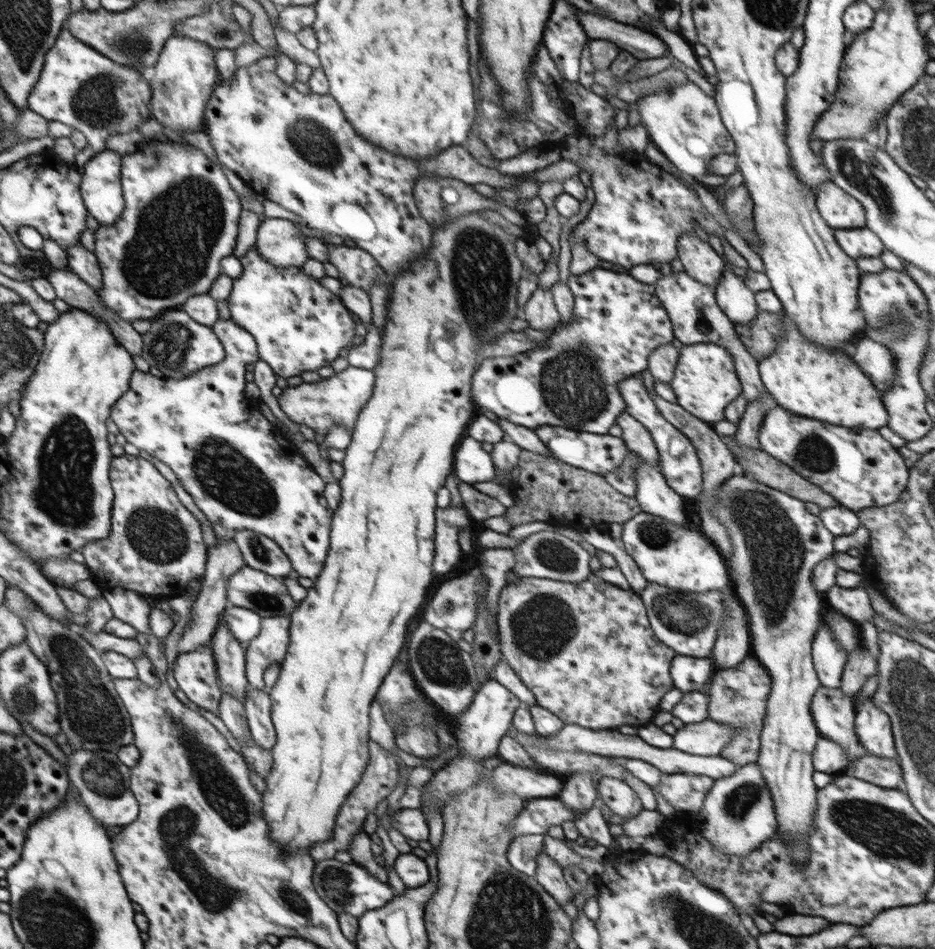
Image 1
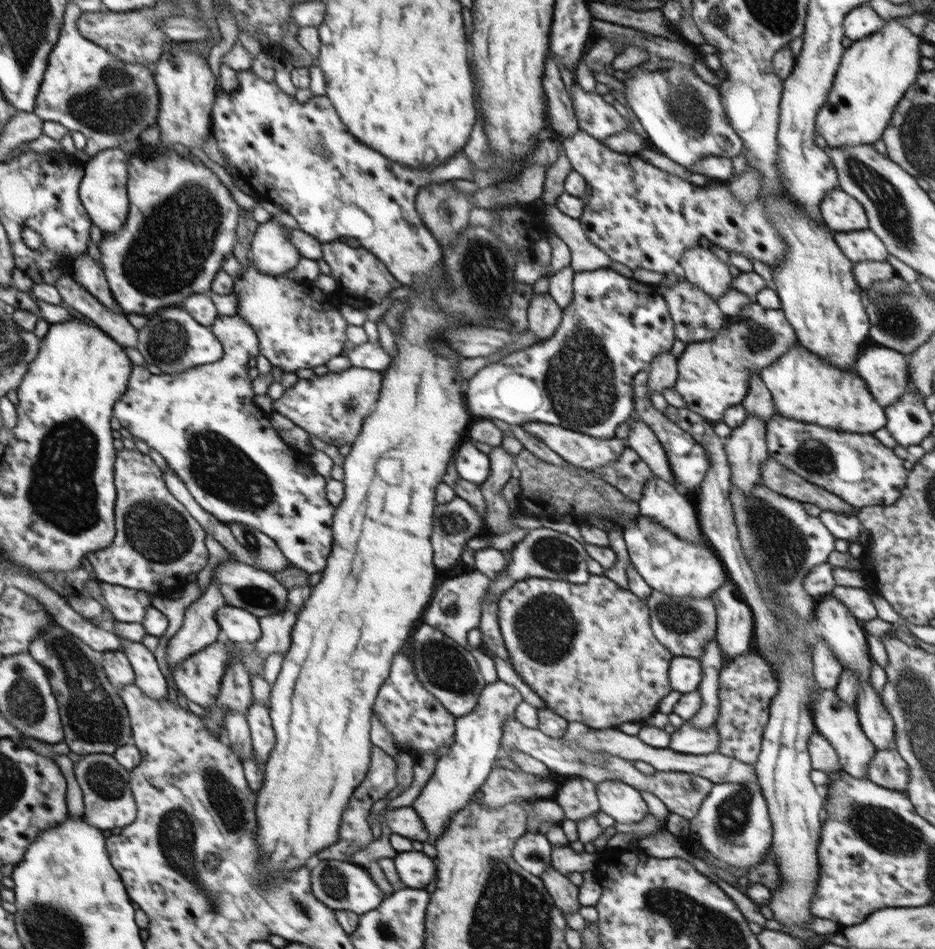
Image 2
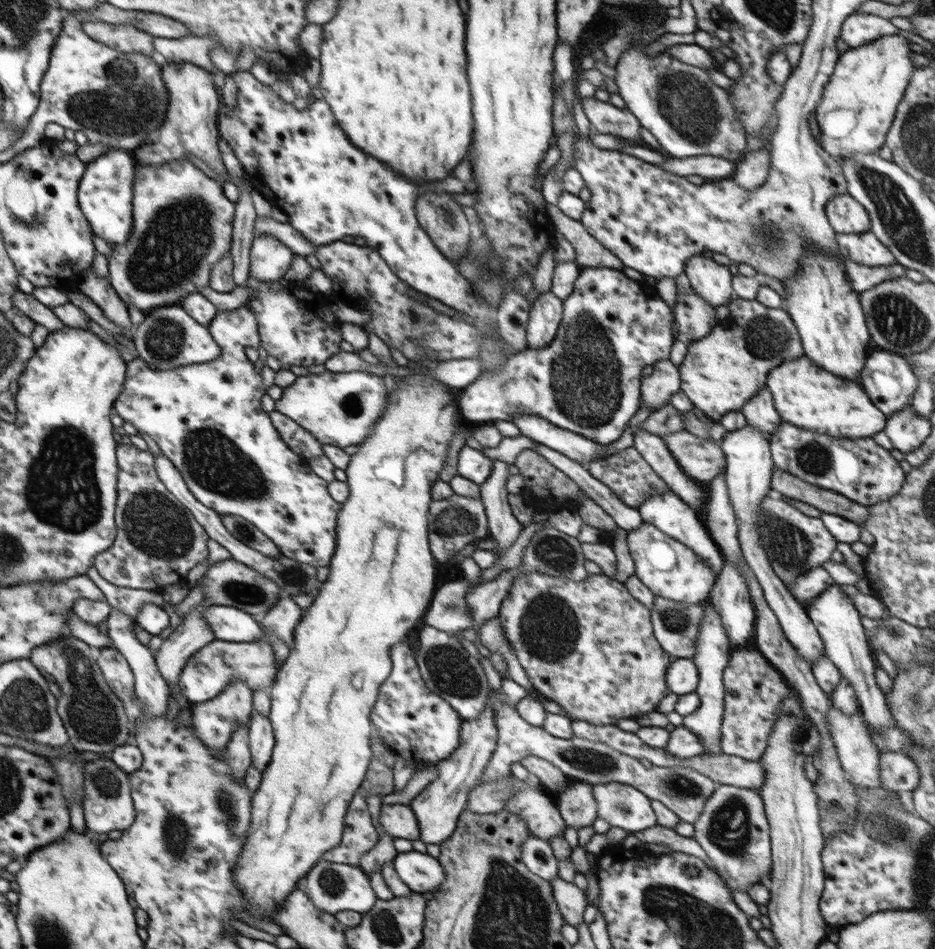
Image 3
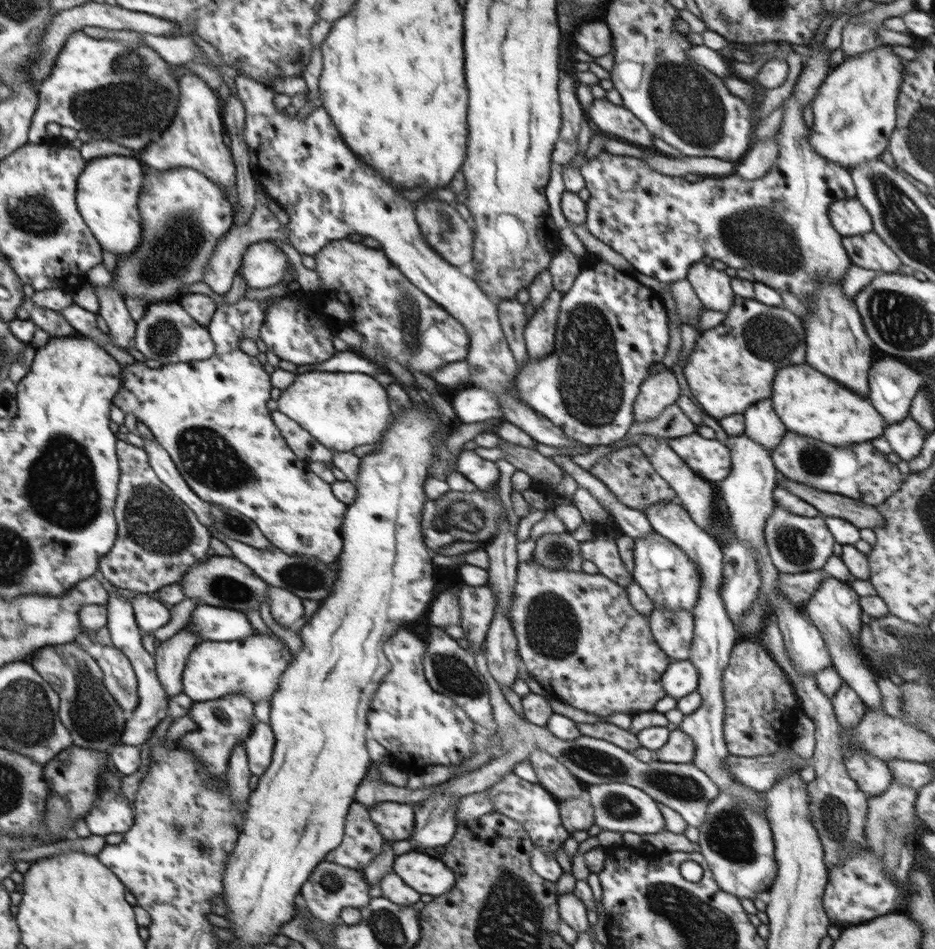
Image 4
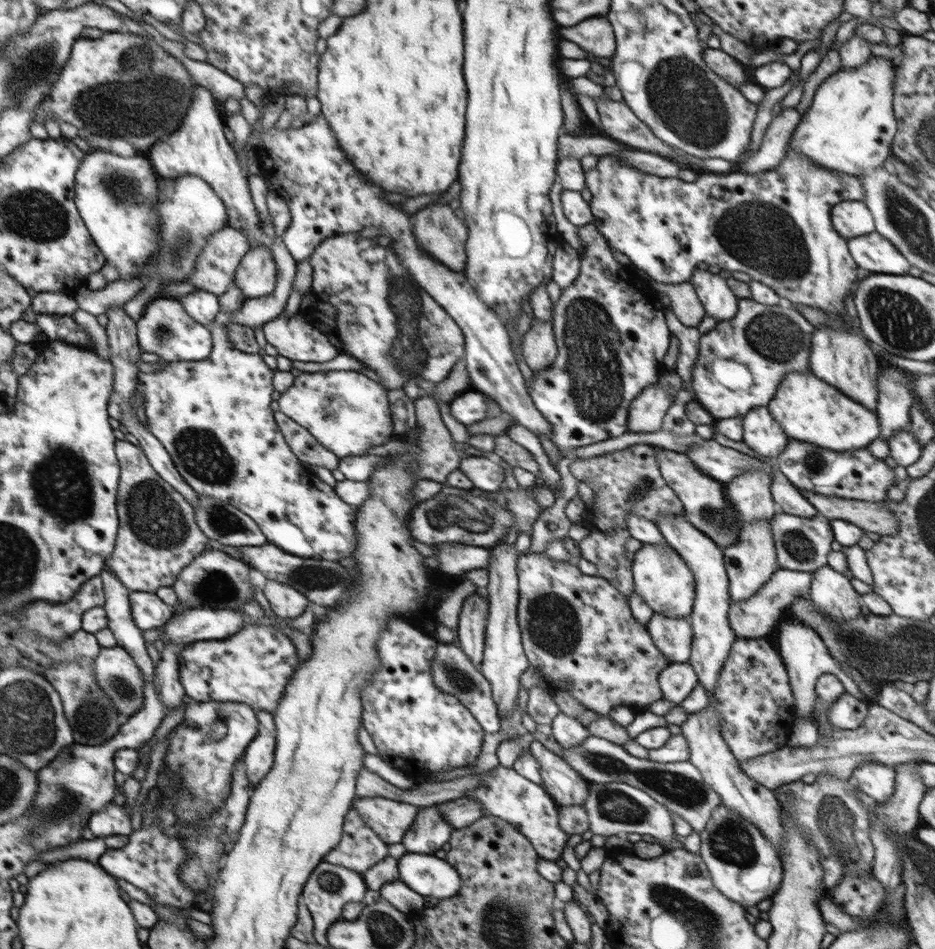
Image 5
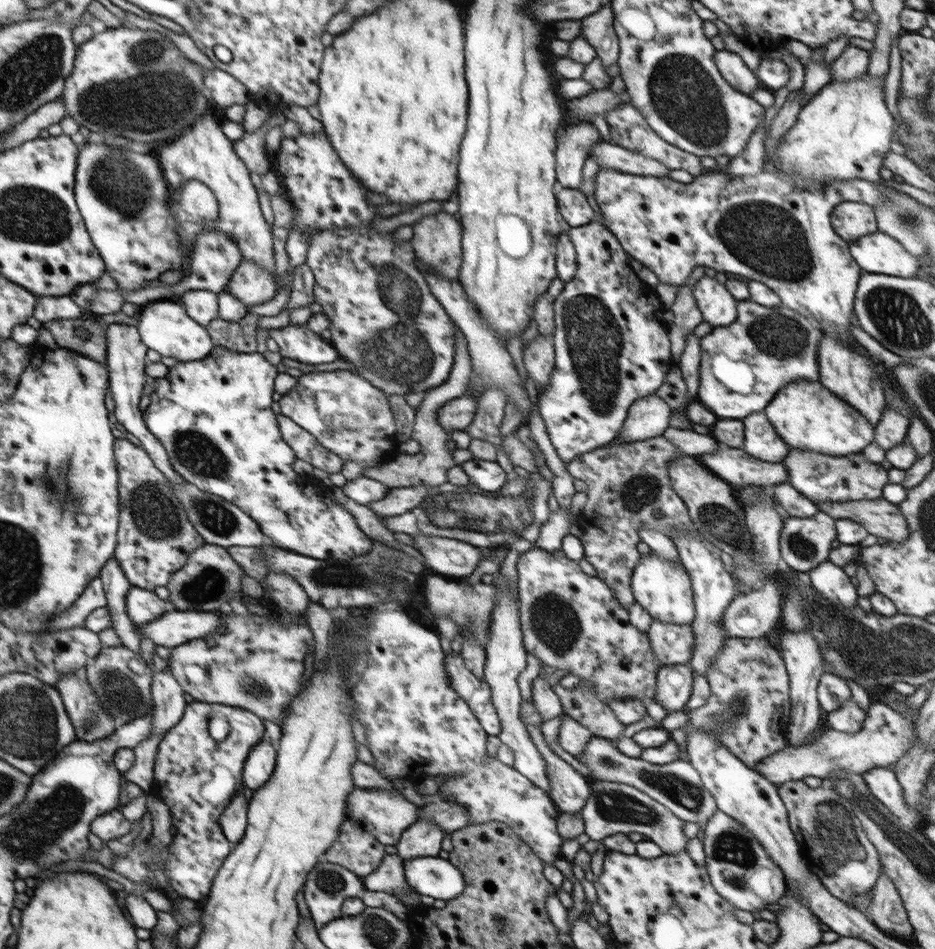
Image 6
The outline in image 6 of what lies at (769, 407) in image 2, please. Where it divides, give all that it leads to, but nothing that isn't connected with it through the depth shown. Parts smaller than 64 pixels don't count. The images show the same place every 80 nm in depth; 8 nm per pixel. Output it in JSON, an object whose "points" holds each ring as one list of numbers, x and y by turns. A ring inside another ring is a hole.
{"points":[[754,412,741,420,745,426,744,450,758,460,782,463,790,448,764,412]]}

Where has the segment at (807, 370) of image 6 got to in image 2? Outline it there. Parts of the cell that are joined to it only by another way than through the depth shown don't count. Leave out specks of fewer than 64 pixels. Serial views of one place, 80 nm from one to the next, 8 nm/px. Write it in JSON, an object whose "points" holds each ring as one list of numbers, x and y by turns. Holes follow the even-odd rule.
{"points":[[756,302,747,304,735,316,729,319,728,328,722,330,722,334,716,335,710,341,688,343,684,352,677,360,678,378,675,384,676,392,682,394,682,398,692,412,703,416,709,422,717,422,723,419,728,408,740,404,749,391,749,374,760,372,773,362,784,356,797,344,797,334,794,327,788,322,785,314,778,310,768,310]]}

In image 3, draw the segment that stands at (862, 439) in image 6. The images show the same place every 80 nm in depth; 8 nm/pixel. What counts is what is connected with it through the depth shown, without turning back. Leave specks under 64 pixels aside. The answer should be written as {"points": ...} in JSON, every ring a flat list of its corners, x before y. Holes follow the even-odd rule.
{"points":[[804,354,772,368,767,384,781,420,798,428,834,438,868,438,886,428,887,416,872,404,860,381,836,376]]}

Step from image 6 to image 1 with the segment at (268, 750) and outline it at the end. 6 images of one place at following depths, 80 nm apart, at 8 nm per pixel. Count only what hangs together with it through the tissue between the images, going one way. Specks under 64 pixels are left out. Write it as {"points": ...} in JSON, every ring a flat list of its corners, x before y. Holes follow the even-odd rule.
{"points":[[247,688,244,699,245,713,251,732,251,738,258,746,271,750,275,745,277,734,271,719,271,698,262,690]]}

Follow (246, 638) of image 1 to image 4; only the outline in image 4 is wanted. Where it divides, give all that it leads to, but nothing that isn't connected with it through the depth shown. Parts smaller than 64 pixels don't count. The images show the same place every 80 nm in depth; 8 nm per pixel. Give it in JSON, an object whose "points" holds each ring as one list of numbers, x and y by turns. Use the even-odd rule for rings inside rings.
{"points":[[198,605,186,624,204,641,226,642,256,635,246,614,228,607]]}

